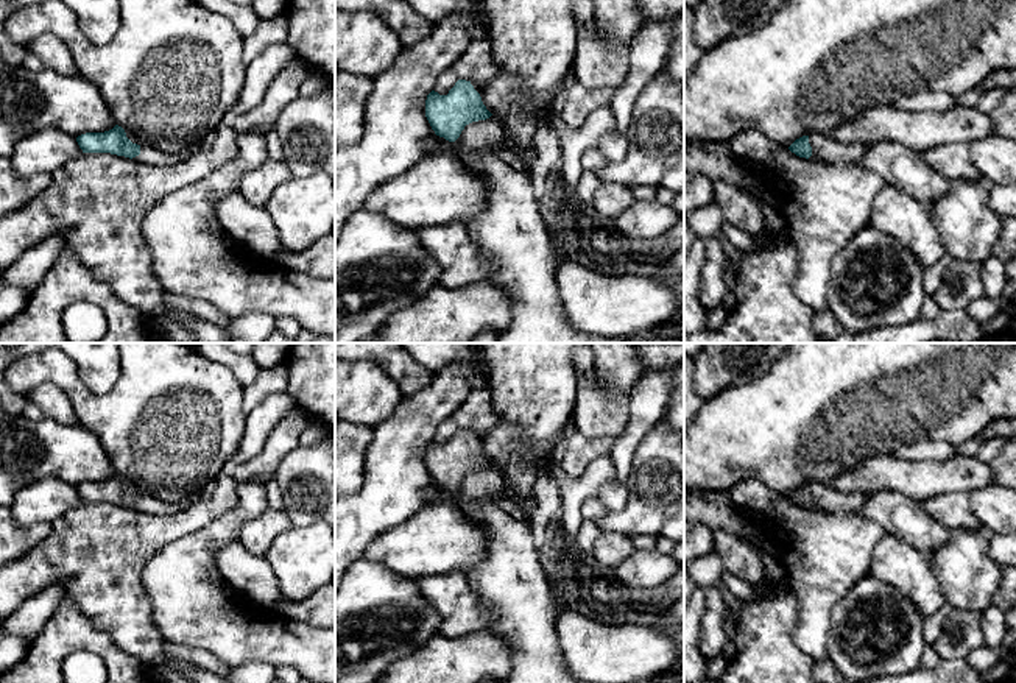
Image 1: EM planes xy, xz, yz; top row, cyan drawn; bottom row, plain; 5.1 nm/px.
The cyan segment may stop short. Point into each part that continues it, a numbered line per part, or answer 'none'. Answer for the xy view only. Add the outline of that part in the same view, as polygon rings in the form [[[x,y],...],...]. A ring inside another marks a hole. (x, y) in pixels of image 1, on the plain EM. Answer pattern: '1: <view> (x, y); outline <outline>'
1: xy (148, 504); outline [[[125,479],[125,482],[132,493],[137,493],[140,496],[140,504],[132,507],[137,511],[156,516],[168,516],[179,513],[185,508],[185,502],[162,502],[153,497],[150,493],[140,490],[137,485],[131,483],[129,480]]]

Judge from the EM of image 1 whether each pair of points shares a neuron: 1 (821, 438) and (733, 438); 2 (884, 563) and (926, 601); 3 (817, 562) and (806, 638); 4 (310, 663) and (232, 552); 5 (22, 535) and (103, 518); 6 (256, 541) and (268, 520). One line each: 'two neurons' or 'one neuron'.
1: one neuron
2: one neuron
3: one neuron
4: two neurons
5: two neurons
6: one neuron

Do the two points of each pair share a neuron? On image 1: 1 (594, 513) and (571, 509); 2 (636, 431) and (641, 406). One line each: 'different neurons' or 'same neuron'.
1: different neurons
2: same neuron

